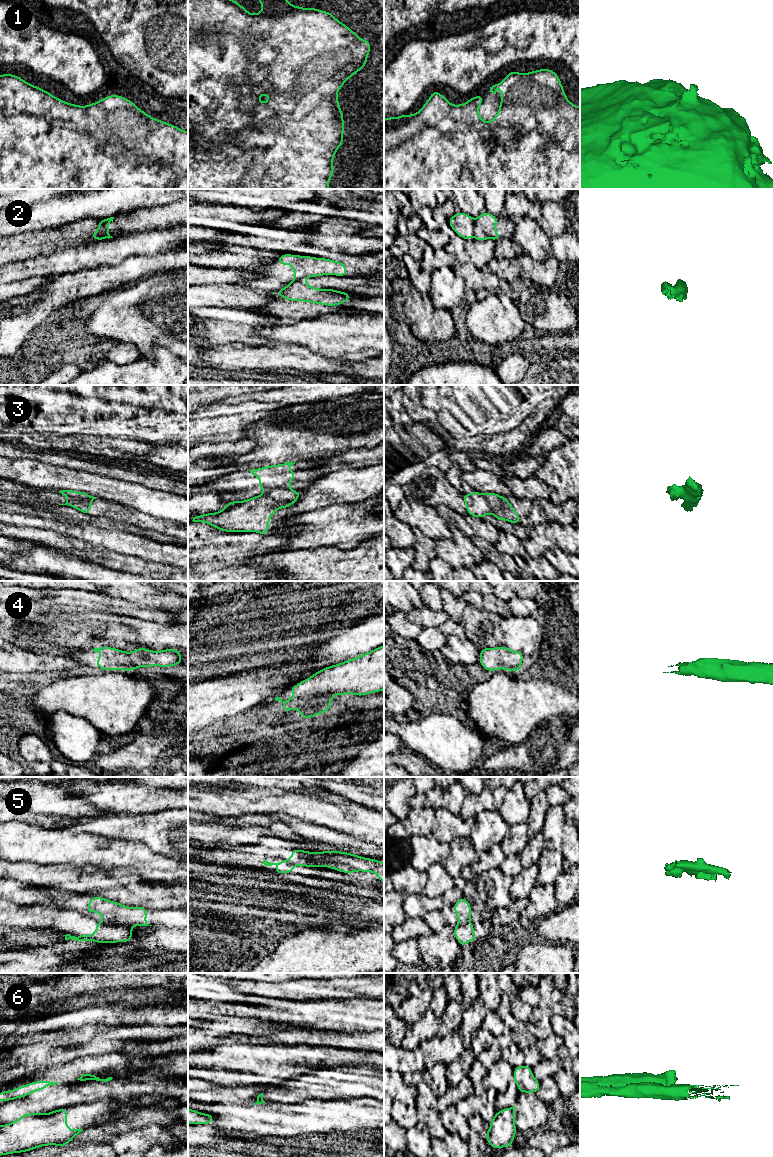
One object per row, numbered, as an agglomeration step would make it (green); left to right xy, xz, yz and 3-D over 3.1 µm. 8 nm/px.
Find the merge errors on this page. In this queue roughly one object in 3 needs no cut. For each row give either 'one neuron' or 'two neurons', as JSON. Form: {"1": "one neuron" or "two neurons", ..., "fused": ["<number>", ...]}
{"1": "one neuron", "2": "two neurons", "3": "two neurons", "4": "one neuron", "5": "two neurons", "6": "two neurons", "fused": ["2", "3", "5", "6"]}

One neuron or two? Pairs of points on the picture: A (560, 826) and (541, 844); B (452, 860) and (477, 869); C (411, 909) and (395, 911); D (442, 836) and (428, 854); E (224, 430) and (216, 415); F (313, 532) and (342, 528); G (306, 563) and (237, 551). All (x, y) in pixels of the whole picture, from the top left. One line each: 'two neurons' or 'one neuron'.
A: two neurons
B: two neurons
C: two neurons
D: two neurons
E: one neuron
F: one neuron
G: two neurons

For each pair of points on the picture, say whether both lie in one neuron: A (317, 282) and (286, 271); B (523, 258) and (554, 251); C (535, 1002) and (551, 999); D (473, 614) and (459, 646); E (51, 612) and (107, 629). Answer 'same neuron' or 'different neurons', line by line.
A: different neurons
B: different neurons
C: same neuron
D: different neurons
E: same neuron

